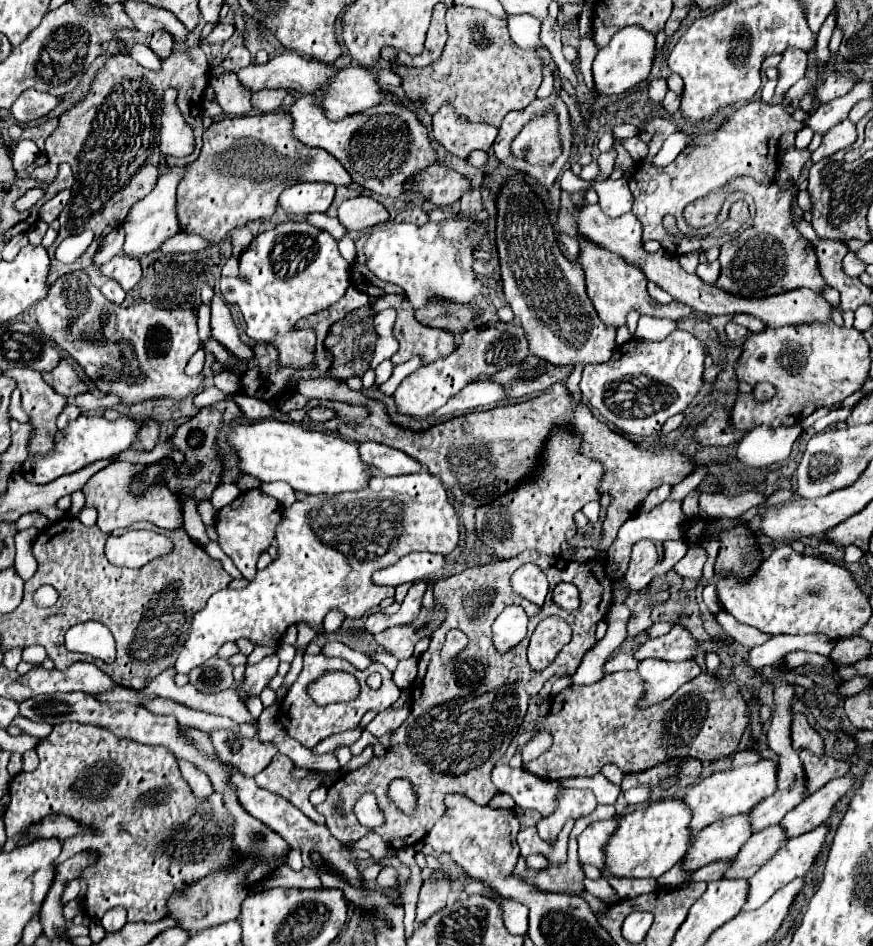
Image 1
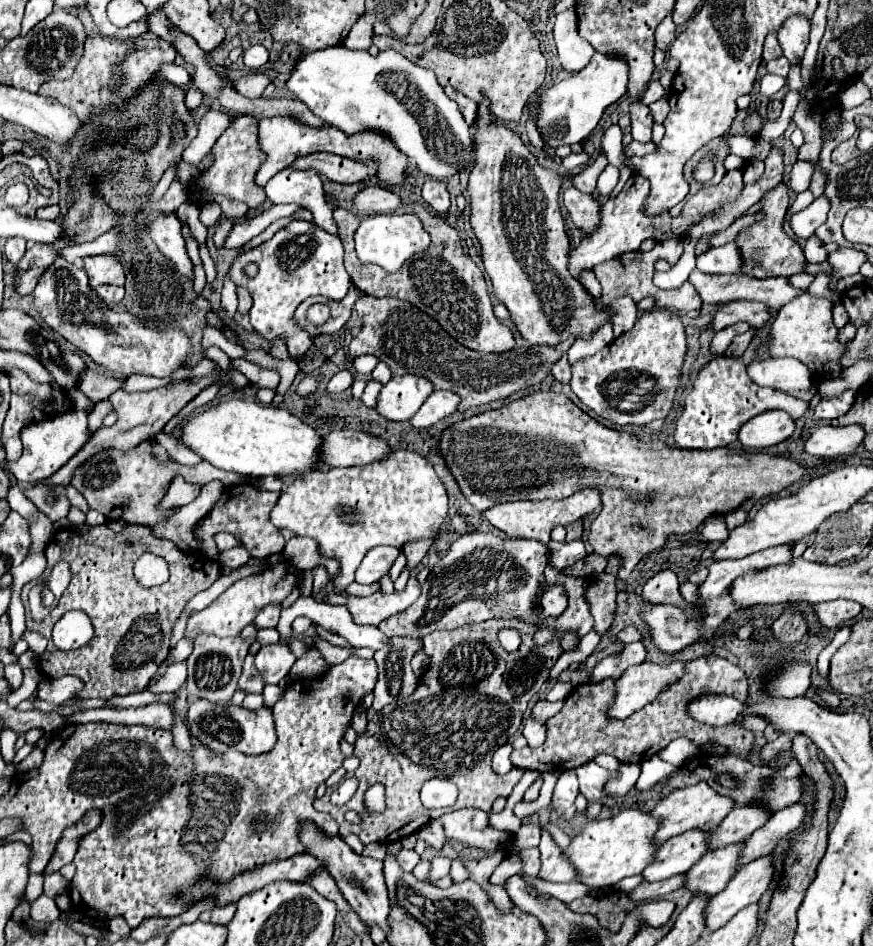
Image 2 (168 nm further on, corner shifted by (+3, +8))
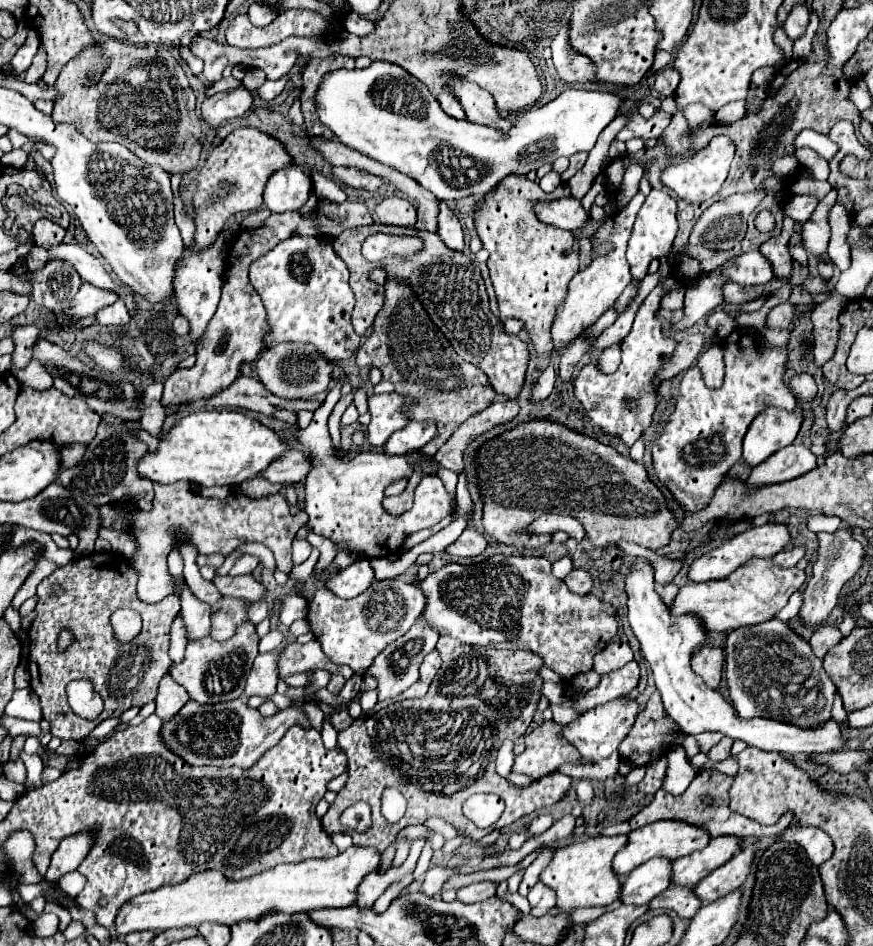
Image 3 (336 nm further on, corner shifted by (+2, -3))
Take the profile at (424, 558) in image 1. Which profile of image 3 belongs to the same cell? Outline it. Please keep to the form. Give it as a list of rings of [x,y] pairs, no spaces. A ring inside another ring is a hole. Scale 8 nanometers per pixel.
[[[361,559],[345,569],[331,571],[325,577],[325,587],[341,599],[351,599],[363,593],[371,585],[371,581],[373,581],[373,569],[369,565],[369,559]]]

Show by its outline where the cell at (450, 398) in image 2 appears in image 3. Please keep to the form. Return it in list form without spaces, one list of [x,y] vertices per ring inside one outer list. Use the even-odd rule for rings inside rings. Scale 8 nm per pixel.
[[[407,423],[401,431],[393,433],[385,445],[383,453],[385,455],[407,455],[411,451],[419,451],[423,445],[427,445],[433,439],[435,431],[431,423]]]

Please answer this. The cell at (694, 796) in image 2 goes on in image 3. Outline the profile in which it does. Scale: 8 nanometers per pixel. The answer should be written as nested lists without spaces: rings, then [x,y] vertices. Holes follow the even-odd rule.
[[[665,821],[665,823],[651,823],[649,827],[639,827],[637,831],[631,831],[627,835],[627,845],[617,851],[613,859],[613,873],[617,877],[629,875],[635,867],[641,863],[653,859],[653,857],[665,857],[669,861],[675,861],[683,855],[691,855],[695,851],[701,851],[709,843],[709,833],[701,831],[699,827],[689,827],[689,823],[677,823],[677,821]]]

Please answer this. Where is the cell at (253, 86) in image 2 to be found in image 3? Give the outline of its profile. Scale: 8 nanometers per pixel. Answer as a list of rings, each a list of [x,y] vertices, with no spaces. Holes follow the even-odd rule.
[[[233,89],[233,91],[223,91],[213,97],[207,97],[201,103],[201,117],[211,129],[219,129],[219,125],[227,119],[241,117],[253,107],[253,95],[245,89]]]

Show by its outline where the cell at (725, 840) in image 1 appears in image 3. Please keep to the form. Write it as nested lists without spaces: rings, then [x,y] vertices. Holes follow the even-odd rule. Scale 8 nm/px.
[[[651,859],[633,869],[625,879],[621,879],[619,901],[623,905],[647,905],[669,887],[669,867],[671,863],[667,859]]]

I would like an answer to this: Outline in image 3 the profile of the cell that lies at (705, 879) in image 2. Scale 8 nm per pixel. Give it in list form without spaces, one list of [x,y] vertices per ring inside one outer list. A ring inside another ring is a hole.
[[[667,887],[661,895],[657,895],[647,909],[673,909],[679,917],[683,919],[691,919],[697,911],[699,911],[701,903],[697,903],[697,899],[693,899],[693,893],[689,887]]]

